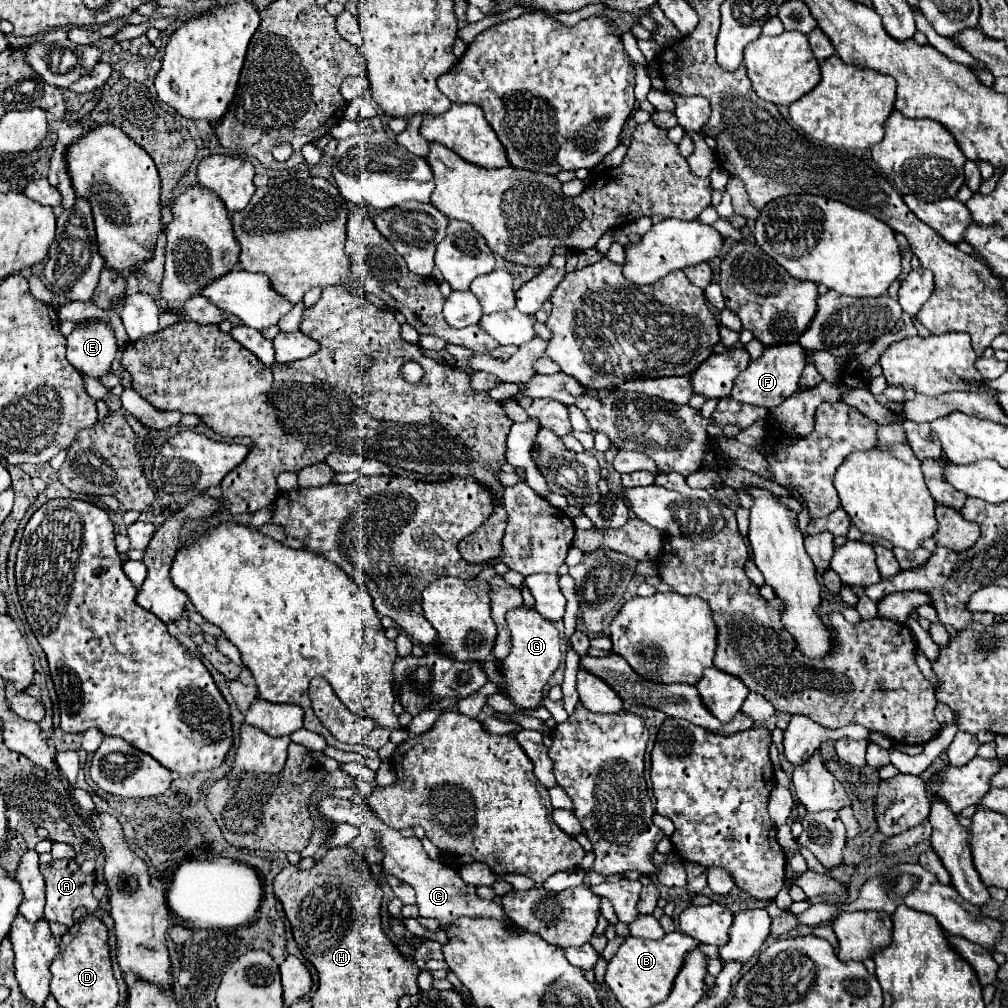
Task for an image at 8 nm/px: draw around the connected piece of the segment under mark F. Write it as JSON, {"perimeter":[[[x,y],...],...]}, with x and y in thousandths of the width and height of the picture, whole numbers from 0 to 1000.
{"perimeter":[[[794,341],[762,343],[758,347],[758,351],[752,357],[744,359],[744,363],[730,375],[728,385],[726,385],[726,395],[736,401],[758,403],[762,407],[770,405],[792,387],[792,375],[794,375],[798,363],[800,363],[798,345]]]}

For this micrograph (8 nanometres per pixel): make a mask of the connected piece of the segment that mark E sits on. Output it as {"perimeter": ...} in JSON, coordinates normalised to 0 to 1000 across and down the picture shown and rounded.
{"perimeter":[[[85,317],[85,323],[75,323],[65,335],[65,355],[67,359],[93,375],[99,375],[109,367],[115,355],[117,343],[113,337],[113,327],[105,317]]]}

